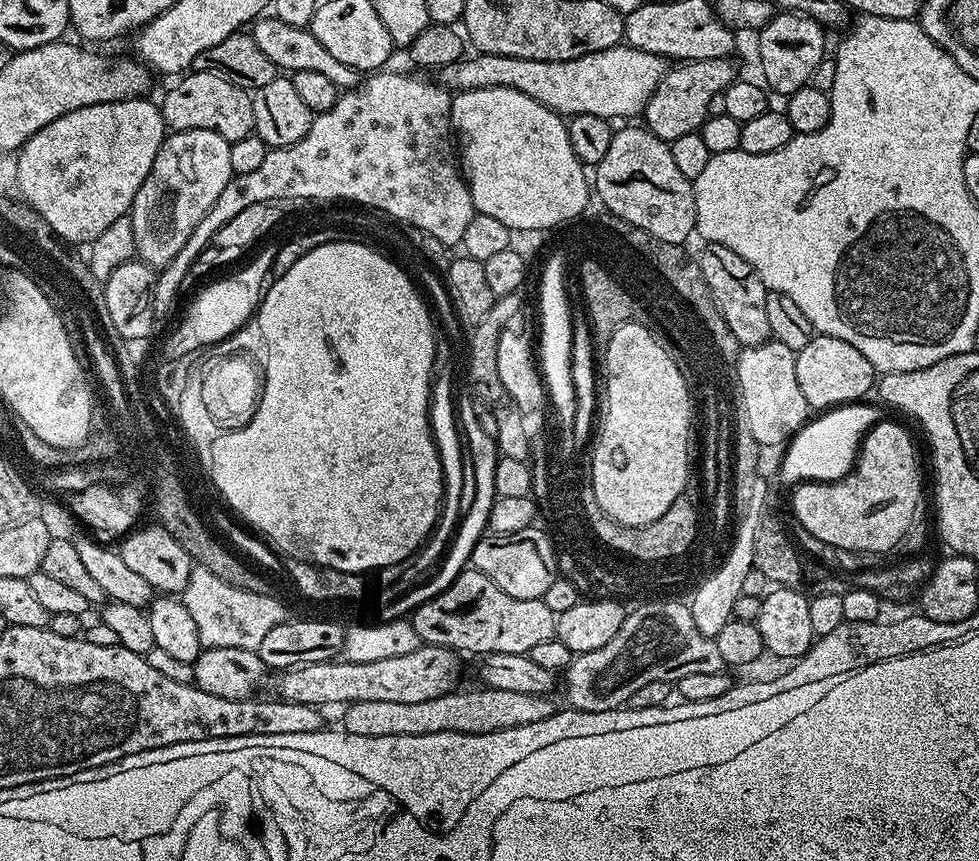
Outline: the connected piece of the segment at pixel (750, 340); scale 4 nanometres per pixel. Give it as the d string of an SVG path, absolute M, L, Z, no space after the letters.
M708 244L700 257L701 273L710 293L725 318L728 328L743 347L764 344L771 339L766 315L768 290L757 272L741 255L721 244Z

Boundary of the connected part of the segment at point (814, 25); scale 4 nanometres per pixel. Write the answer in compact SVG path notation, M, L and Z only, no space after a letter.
M791 10L777 11L758 32L763 83L781 98L792 96L794 90L805 87L812 79L814 66L818 66L818 62L826 58L824 32L826 33L825 25L819 24L812 16Z

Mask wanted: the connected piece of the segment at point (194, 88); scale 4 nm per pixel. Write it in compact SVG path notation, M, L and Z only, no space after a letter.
M192 70L177 80L180 81L165 94L164 101L158 104L165 129L172 132L214 130L214 134L222 134L222 138L229 142L253 135L254 106L252 96L245 89L234 86L234 82L226 82L226 78L213 72Z

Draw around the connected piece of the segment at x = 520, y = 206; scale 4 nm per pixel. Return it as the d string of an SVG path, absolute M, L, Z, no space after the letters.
M479 88L478 90L466 90L456 92L452 98L452 126L455 139L458 141L458 160L462 165L462 175L468 181L468 189L472 195L472 205L479 214L490 214L490 218L498 218L507 228L552 230L555 224L564 224L575 216L584 212L588 204L588 192L590 196L590 176L586 173L586 165L574 154L574 146L570 146L570 134L565 117L559 112L552 112L542 102L530 98L513 88Z

